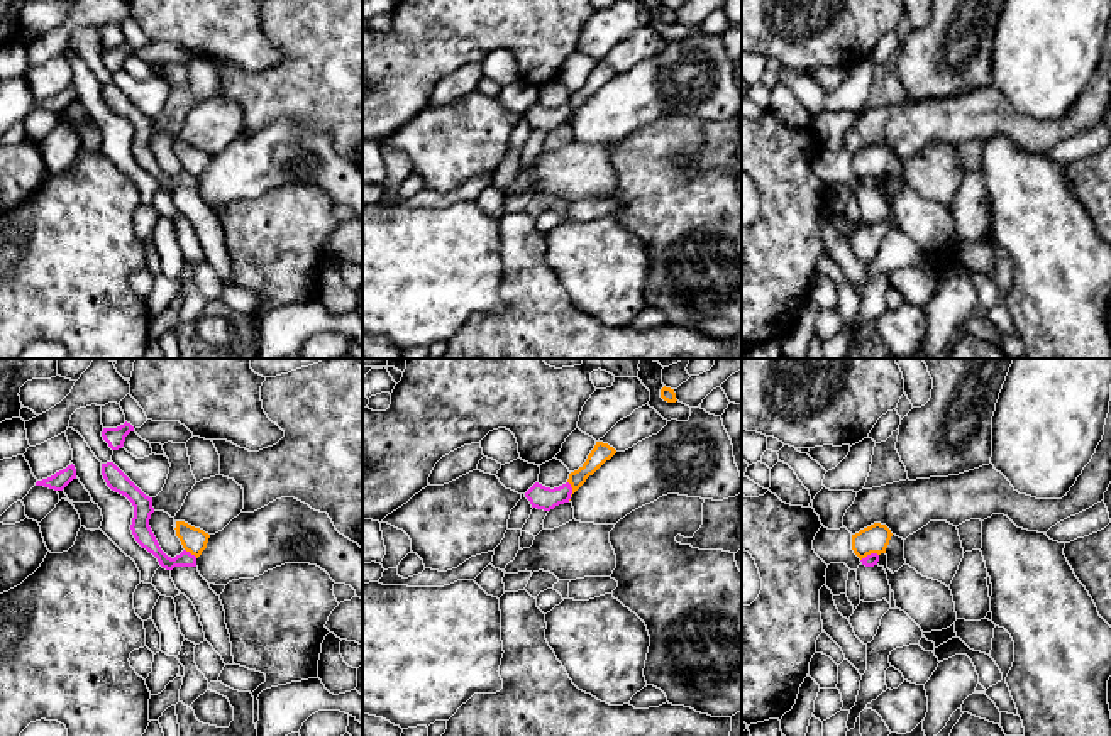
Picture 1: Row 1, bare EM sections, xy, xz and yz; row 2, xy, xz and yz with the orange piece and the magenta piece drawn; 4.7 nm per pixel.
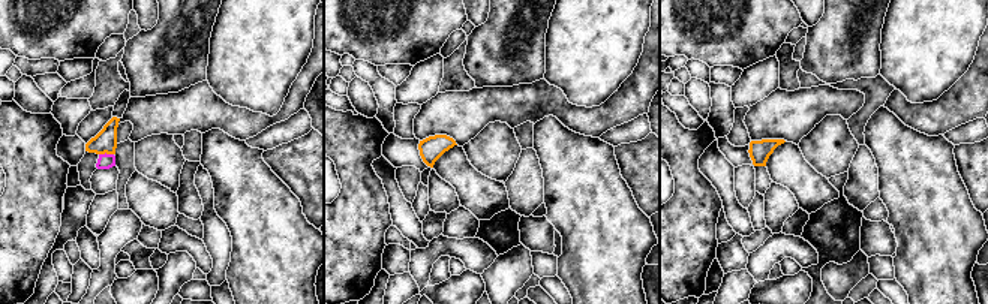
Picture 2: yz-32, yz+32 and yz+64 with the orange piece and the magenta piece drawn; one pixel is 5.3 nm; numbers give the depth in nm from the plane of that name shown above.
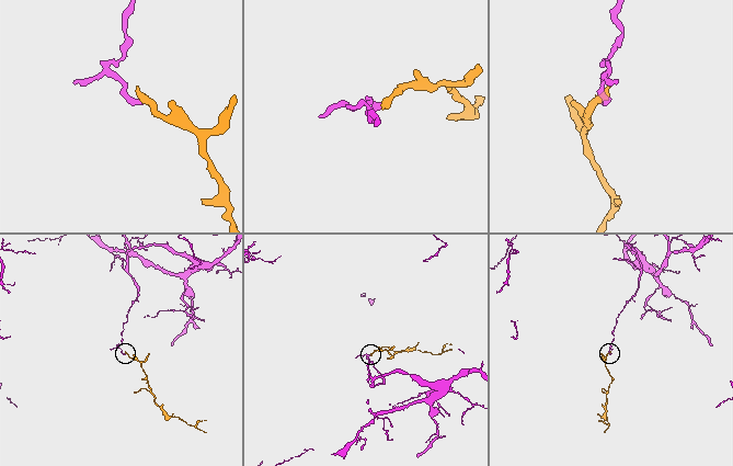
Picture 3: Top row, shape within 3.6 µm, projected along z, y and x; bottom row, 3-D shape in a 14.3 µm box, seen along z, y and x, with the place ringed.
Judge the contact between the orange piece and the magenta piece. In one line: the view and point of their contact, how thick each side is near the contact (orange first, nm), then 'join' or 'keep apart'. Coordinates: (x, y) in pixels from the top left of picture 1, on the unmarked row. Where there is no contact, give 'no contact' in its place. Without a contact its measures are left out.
contact xz (573, 112); calibres 90 and 110 nm; keep apart

